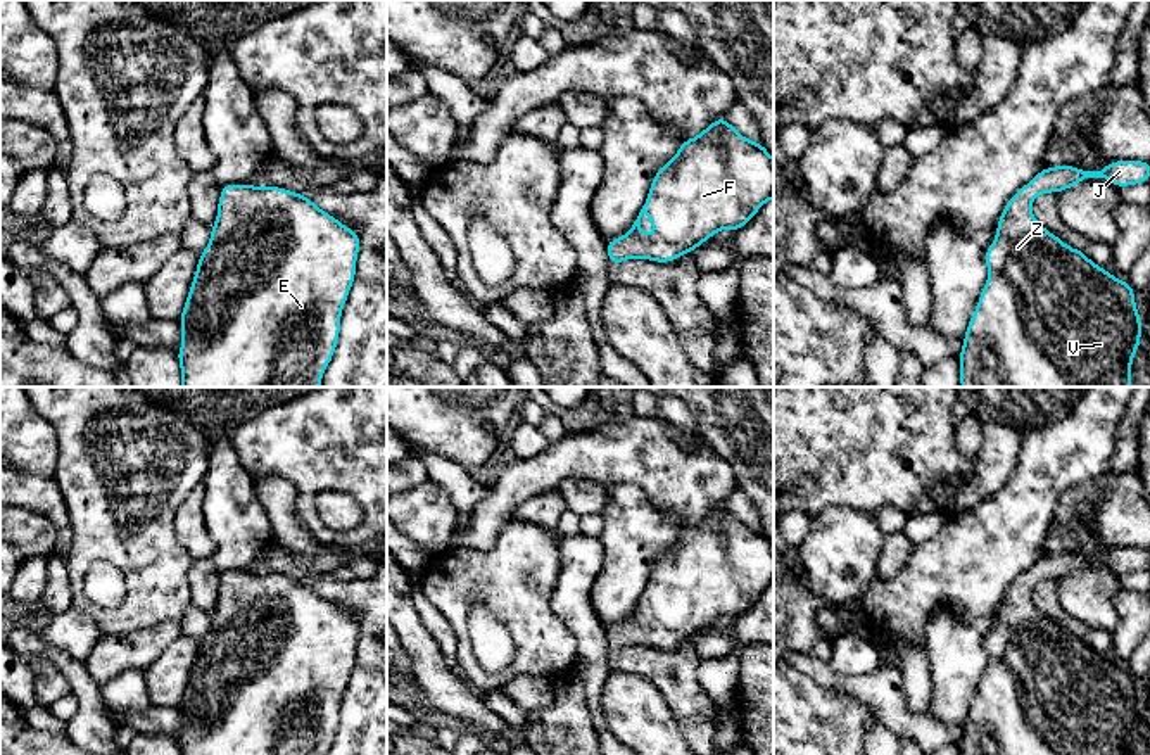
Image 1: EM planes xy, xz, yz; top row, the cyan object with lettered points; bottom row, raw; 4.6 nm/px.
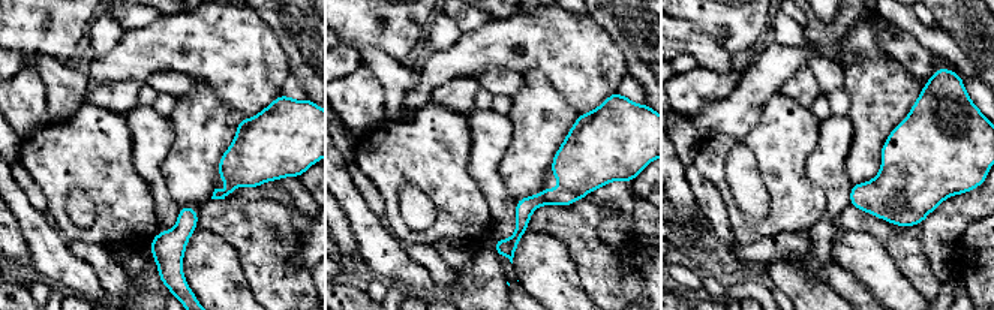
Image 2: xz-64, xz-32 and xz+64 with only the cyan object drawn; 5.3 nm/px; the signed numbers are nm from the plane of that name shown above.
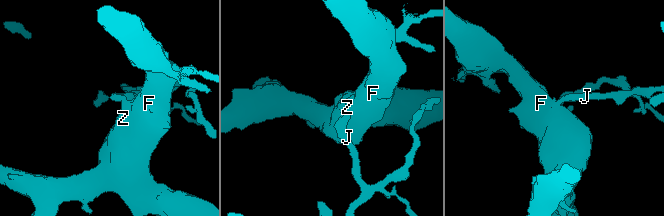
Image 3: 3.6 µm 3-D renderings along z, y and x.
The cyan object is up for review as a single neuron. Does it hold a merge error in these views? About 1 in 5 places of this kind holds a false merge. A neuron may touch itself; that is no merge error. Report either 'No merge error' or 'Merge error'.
No merge error

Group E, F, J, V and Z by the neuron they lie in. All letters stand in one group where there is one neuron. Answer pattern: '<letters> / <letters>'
E F J V Z

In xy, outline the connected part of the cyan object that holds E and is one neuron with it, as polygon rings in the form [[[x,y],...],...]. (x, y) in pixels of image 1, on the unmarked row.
[[[223,572],[211,629],[180,705],[181,755],[326,755],[356,665],[359,620],[307,582],[281,574]]]

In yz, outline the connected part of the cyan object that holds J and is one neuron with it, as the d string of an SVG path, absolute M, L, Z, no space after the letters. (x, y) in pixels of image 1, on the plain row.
M1122 546L1100 558L1083 558L1067 551L1043 555L1007 589L998 606L995 629L984 641L988 669L964 722L958 741L960 755L1131 755L1143 720L1134 691L1134 676L1090 648L1084 638L1064 631L1043 615L1031 600L1033 586L1039 581L1060 581L1086 565L1105 565L1119 575L1147 570L1150 549Z

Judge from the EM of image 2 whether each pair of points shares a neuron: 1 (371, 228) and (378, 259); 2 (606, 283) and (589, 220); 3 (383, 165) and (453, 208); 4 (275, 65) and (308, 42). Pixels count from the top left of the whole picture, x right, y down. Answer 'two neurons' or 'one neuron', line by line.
1: one neuron
2: one neuron
3: one neuron
4: two neurons

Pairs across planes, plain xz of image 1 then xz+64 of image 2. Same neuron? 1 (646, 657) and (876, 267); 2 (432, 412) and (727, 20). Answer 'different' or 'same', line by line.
1: different
2: same

